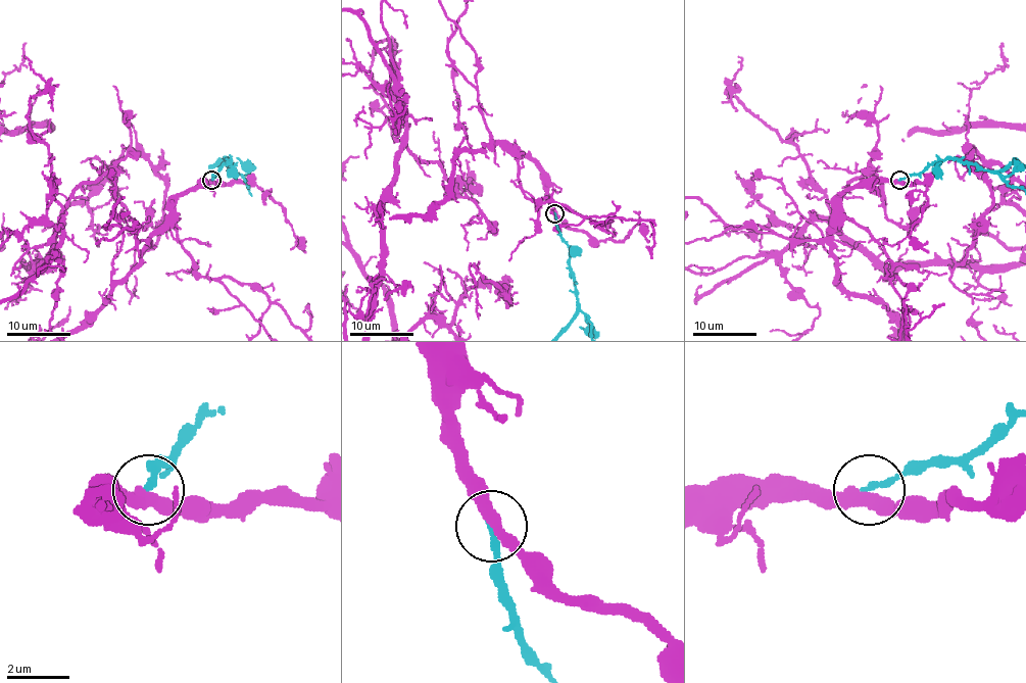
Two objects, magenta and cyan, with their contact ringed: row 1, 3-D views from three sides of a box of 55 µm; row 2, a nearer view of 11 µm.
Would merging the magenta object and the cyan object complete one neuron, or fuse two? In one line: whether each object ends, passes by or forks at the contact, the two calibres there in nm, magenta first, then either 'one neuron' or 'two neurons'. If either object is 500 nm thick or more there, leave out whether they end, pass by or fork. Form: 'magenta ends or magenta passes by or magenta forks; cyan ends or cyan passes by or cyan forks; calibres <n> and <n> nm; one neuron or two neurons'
magenta passes by; cyan ends; calibres 400 and 200 nm; one neuron

